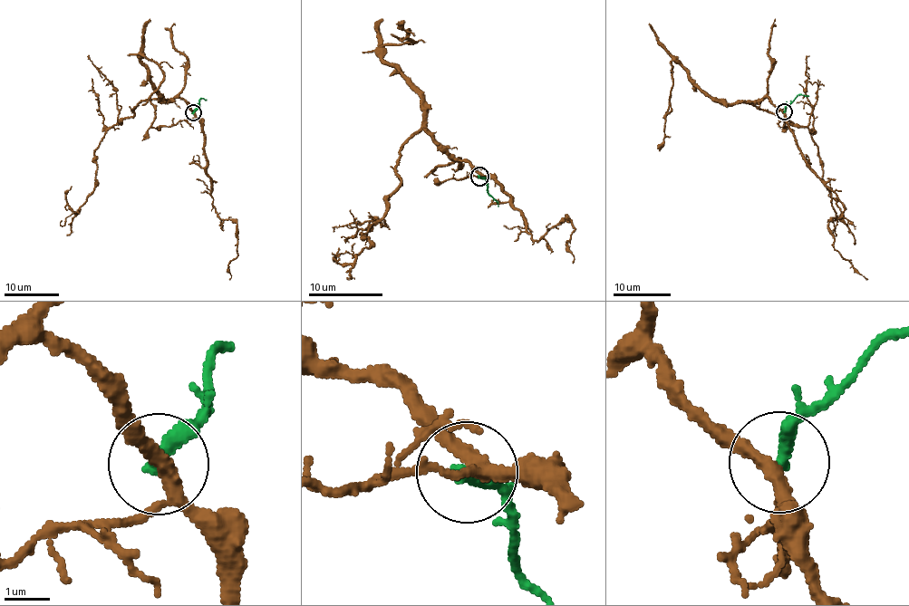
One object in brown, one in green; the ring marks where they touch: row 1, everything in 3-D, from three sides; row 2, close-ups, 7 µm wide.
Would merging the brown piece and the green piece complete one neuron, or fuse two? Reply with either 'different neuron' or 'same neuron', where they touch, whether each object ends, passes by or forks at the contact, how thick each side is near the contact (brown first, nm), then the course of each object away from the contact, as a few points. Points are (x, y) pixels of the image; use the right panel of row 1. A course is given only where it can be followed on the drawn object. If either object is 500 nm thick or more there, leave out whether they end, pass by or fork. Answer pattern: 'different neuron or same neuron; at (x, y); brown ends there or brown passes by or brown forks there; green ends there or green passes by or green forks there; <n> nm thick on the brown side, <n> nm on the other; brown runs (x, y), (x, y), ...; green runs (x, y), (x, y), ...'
different neuron; at (784, 111); brown forks there; green ends there; 240 nm thick on the brown side, 360 nm on the other; brown runs (784, 110), (766, 97), (741, 101), (806, 126), (820, 156), (822, 180), (834, 211), (842, 219), (828, 193); green runs (784, 110), (798, 96), (809, 95)

